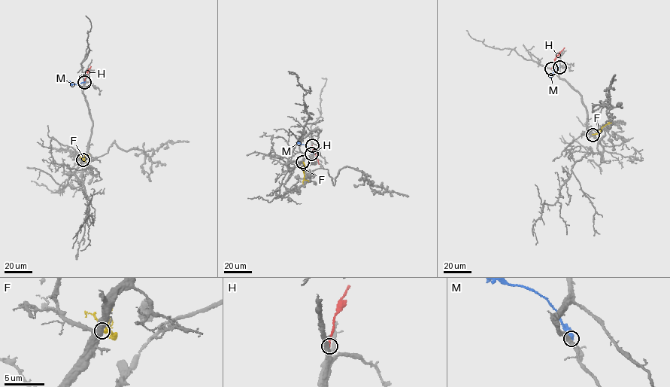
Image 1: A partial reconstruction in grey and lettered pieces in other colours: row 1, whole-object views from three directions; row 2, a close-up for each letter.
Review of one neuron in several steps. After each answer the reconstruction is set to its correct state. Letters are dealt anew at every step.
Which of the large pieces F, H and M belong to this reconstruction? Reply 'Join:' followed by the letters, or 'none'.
Join: F

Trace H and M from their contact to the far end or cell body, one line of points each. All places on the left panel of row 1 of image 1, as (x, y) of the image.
H: (84, 80), (91, 66)
M: (84, 81), (77, 84), (71, 83), (69, 80)

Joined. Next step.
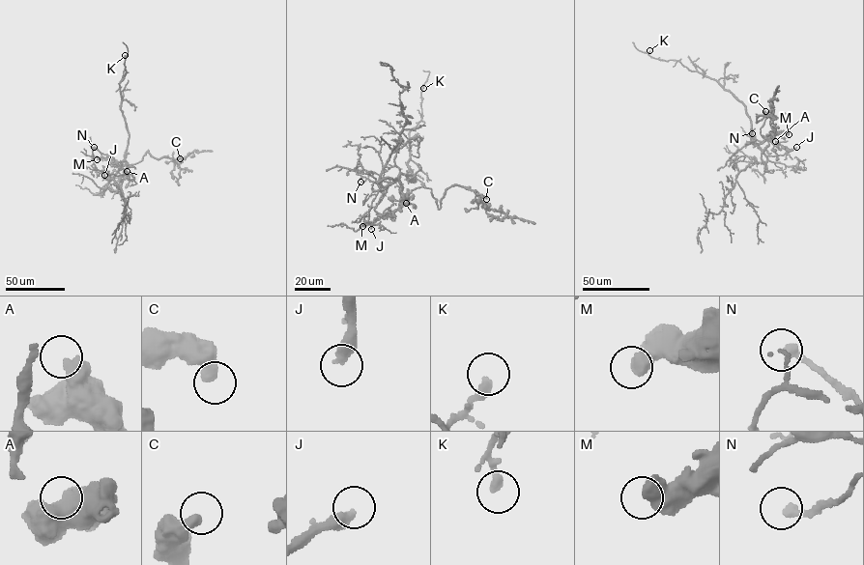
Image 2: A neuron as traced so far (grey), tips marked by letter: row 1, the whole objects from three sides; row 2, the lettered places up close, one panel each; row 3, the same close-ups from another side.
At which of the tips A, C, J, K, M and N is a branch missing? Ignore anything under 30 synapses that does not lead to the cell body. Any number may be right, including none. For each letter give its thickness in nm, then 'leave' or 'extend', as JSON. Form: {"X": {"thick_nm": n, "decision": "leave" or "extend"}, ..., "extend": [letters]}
{"A": {"thick_nm": 480, "decision": "leave"}, "C": {"thick_nm": 440, "decision": "leave"}, "J": {"thick_nm": 400, "decision": "leave"}, "K": {"thick_nm": 320, "decision": "leave"}, "M": {"thick_nm": 650, "decision": "leave"}, "N": {"thick_nm": 280, "decision": "leave"}, "extend": []}

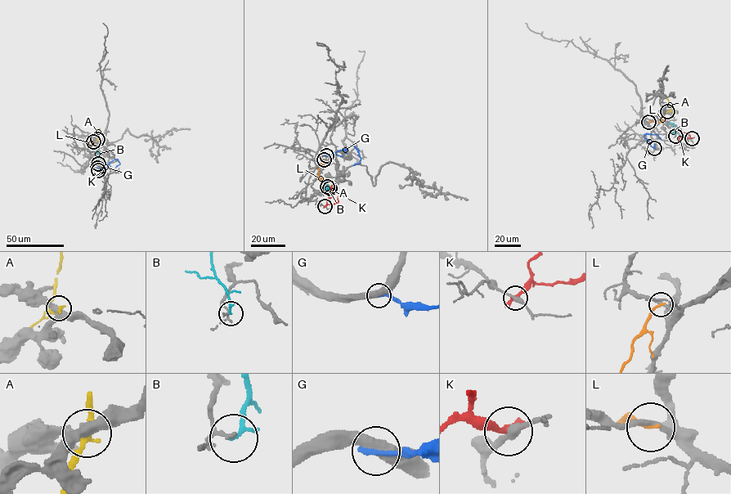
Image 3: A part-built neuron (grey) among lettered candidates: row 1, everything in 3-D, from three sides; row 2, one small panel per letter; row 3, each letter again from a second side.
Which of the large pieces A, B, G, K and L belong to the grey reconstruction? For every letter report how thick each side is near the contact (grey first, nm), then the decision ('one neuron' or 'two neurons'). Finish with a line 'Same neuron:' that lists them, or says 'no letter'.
A: calibres 340 and 240 nm; two neurons
B: calibres 110 and 190 nm; two neurons
G: calibres 480 and 280 nm; two neurons
K: calibres 280 and 360 nm; two neurons
L: calibres 200 and 200 nm; two neurons
Same neuron: no letter

